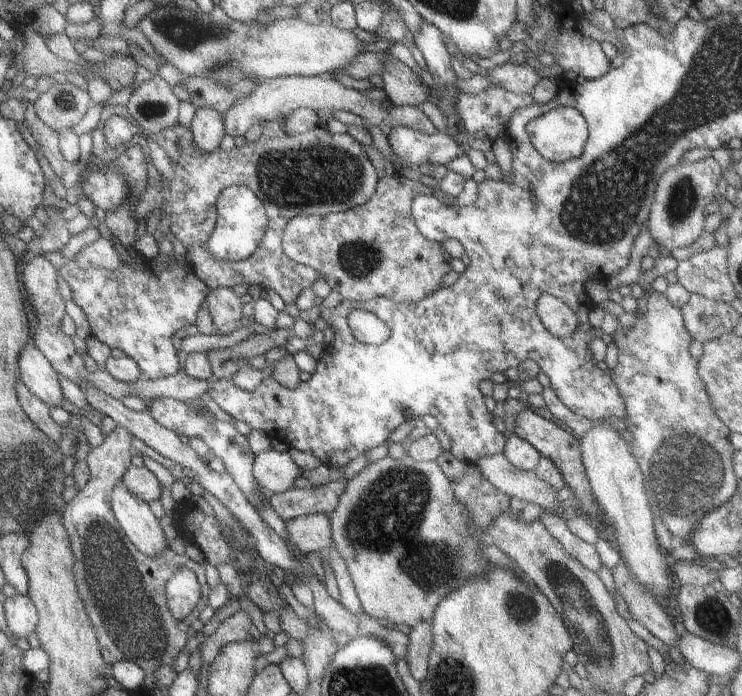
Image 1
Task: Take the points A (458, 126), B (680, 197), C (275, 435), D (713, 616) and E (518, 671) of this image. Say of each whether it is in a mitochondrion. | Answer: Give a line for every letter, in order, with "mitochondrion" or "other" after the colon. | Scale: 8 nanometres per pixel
A: other
B: mitochondrion
C: other
D: mitochondrion
E: other

